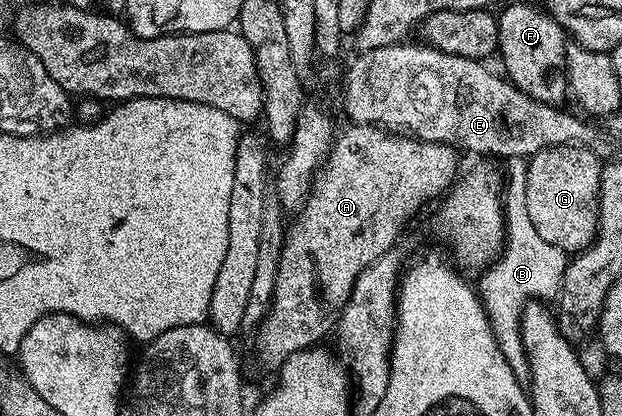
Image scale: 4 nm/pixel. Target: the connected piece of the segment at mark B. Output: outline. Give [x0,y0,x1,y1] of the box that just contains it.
[479,158,567,389]

